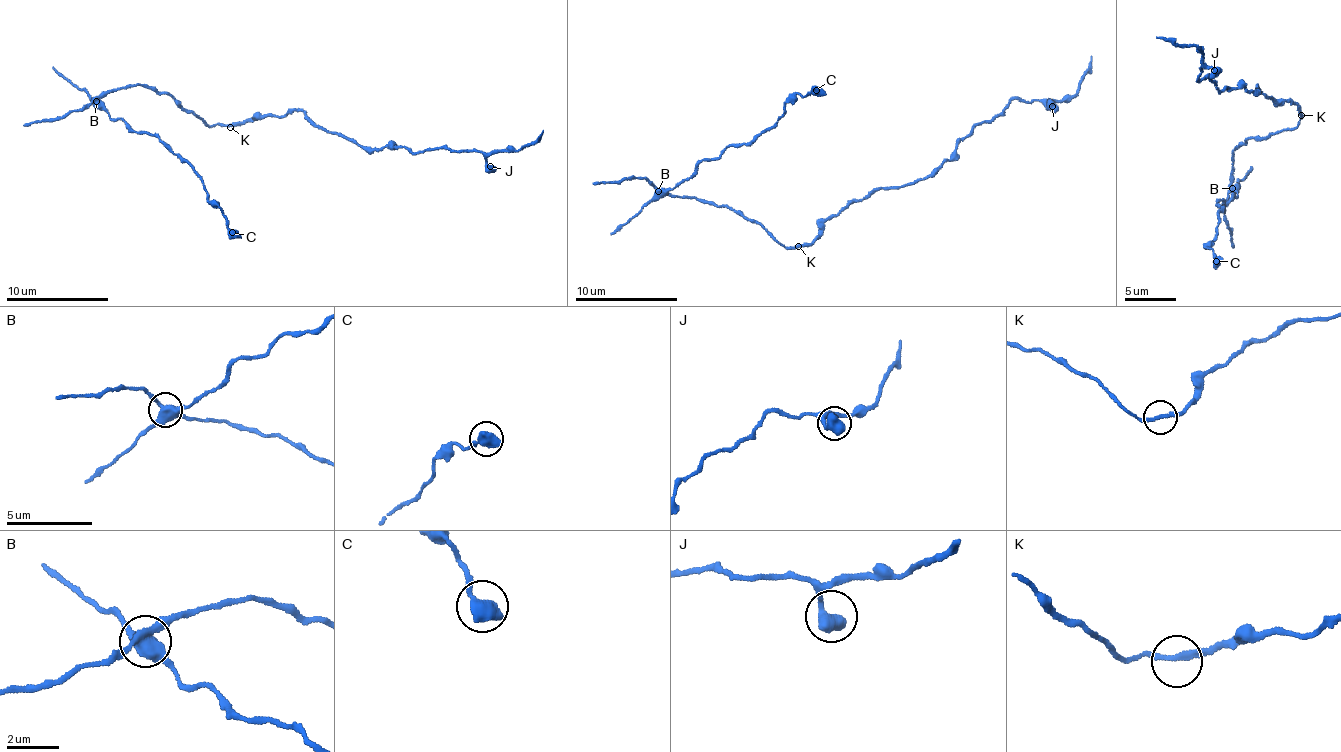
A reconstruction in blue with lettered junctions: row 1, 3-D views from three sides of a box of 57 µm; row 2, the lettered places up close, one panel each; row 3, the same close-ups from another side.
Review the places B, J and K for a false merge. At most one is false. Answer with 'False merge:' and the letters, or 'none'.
False merge: B

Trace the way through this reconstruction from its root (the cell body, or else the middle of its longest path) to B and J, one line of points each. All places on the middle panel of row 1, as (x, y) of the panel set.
B: (798, 245), (778, 244), (758, 224), (724, 205), (659, 191)
J: (798, 245), (878, 188), (930, 177), (978, 124), (1015, 97), (1052, 106)

